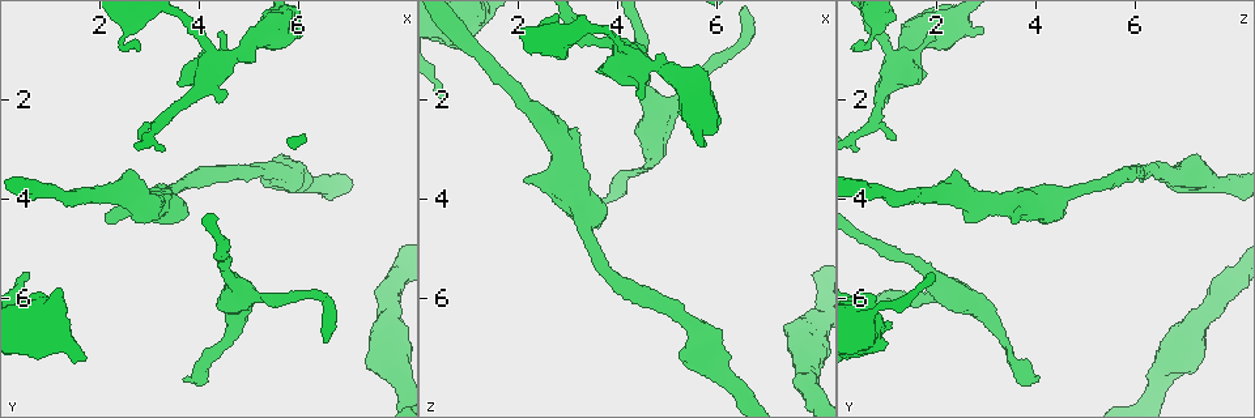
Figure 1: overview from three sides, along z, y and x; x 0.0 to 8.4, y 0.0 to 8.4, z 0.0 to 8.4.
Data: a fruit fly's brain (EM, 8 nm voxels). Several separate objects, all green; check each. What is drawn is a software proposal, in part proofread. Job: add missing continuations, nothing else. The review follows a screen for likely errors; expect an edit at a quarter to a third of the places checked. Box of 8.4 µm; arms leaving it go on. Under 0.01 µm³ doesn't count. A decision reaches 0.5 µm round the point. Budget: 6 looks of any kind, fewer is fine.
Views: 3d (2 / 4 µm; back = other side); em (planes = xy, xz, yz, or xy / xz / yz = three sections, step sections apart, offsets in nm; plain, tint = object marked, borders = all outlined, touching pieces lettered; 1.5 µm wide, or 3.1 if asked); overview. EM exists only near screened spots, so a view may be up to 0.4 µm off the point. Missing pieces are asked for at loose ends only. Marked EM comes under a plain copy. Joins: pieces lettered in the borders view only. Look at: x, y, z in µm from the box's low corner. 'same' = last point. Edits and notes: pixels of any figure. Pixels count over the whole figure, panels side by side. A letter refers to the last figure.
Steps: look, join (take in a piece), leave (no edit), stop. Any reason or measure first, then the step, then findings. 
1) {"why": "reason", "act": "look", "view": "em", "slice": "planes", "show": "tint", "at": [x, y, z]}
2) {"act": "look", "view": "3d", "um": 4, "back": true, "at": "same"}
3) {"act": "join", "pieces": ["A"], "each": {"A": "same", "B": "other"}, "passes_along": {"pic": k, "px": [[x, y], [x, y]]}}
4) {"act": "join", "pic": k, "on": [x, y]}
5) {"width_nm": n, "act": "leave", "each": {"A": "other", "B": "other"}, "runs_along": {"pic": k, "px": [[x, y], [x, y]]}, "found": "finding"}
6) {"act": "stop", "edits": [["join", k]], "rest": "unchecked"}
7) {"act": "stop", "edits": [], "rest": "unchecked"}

{"act": "look", "view": "em", "slice": "planes", "show": "tint", "at": [3.65, 7.65, 4.05]}

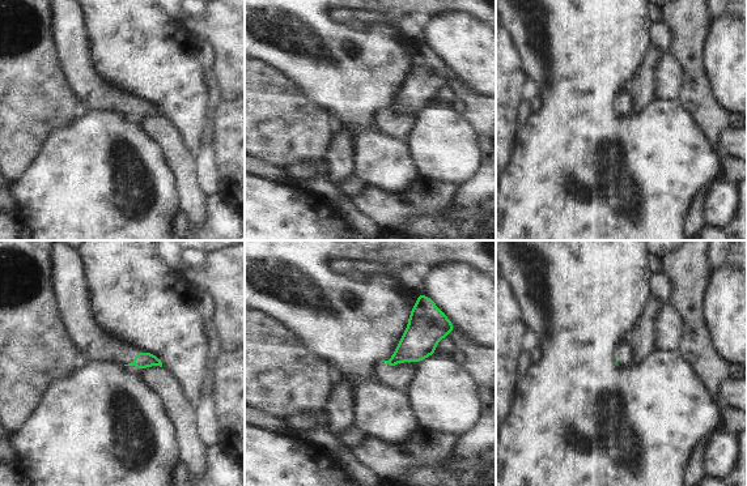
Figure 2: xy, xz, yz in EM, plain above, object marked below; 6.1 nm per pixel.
{"act": "look", "view": "em", "slice": "planes", "show": "borders", "at": "same"}

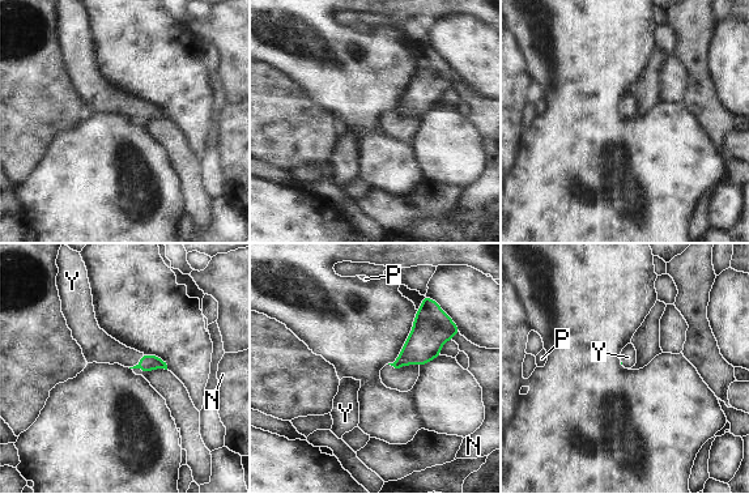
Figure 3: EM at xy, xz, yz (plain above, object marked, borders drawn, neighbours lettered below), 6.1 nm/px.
{"act": "join", "pieces": ["Y"], "each": {"N": "other", "P": "other", "Y": "same"}, "passes_along": {"pic": 3, "px": [[148, 362], [139, 362], [101, 348]]}, "found": "it goes on there"}

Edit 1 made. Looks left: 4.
{"act": "look", "view": "overview"}

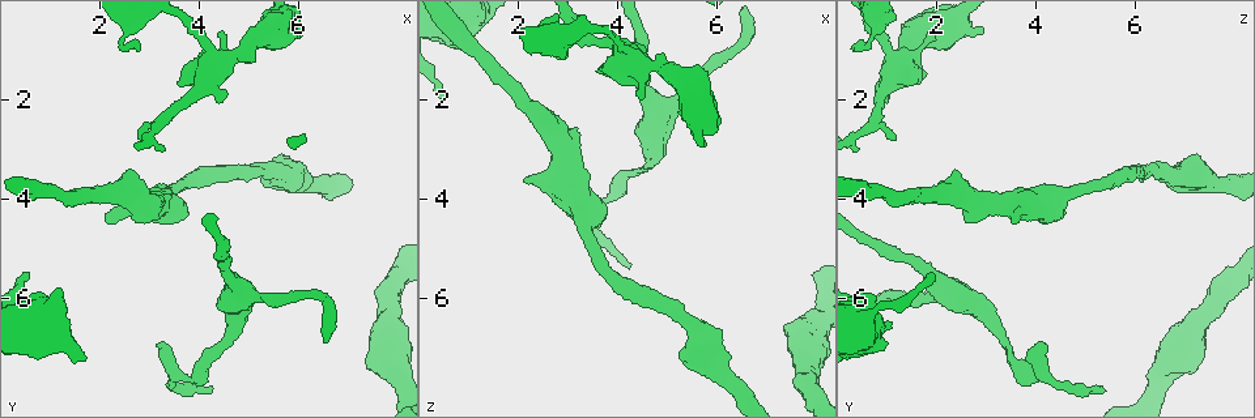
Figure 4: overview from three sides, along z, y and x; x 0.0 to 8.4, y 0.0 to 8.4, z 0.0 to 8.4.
{"why": "an open end", "act": "look", "view": "em", "slice": "planes", "show": "borders", "at": [2.80, 2.85, 1.15]}

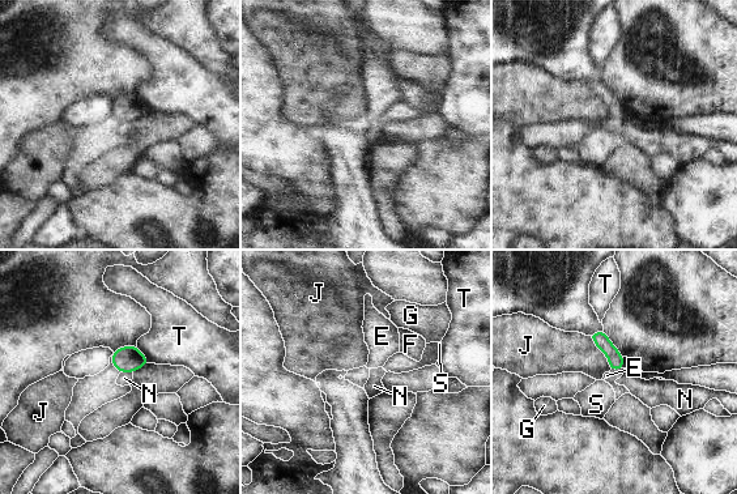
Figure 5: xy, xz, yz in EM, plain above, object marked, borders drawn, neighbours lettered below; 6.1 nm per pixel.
{"act": "leave", "each": {"E": "other", "F": "other", "G": "other", "J": "other", "N": "other", "S": "other", "T": "other"}, "border": {"pic": 5, "px": [[120, 371], [132, 373]]}, "found": "no lettered piece goes on from it"}

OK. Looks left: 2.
{"why": "branch stops here", "act": "look", "view": "3d", "um": 4, "at": [5.80, 0.70, 2.90]}

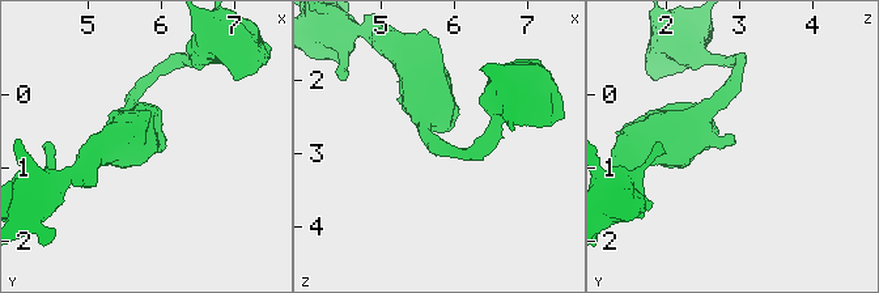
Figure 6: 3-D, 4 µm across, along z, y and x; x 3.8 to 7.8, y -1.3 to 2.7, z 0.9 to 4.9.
{"act": "look", "view": "em", "slice": "planes", "show": "borders", "at": "same"}

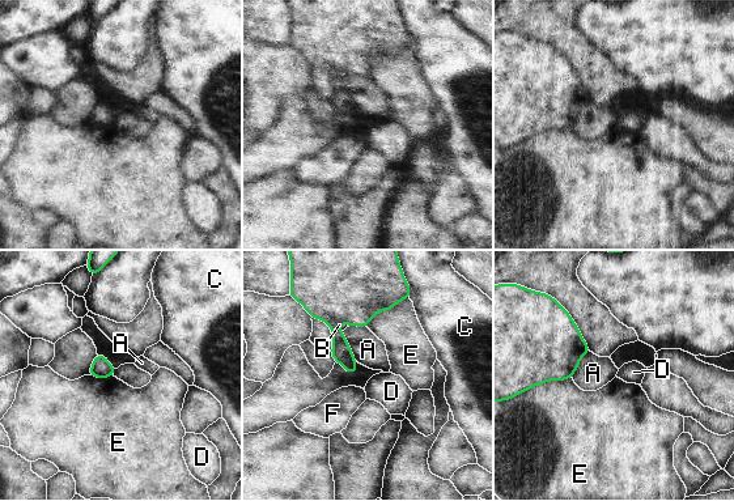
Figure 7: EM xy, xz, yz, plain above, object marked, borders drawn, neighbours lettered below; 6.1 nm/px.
{"act": "leave", "each": {"A": "other", "B": "other", "C": "other", "D": "other", "E": "other", "F": "other"}, "border": {"pic": 7, "px": [[408, 297], [378, 311], [366, 327]]}, "found": "no lettered piece goes on from it"}

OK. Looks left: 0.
{"act": "stop", "edits": [["join", 3]], "rest": "unchecked"}

